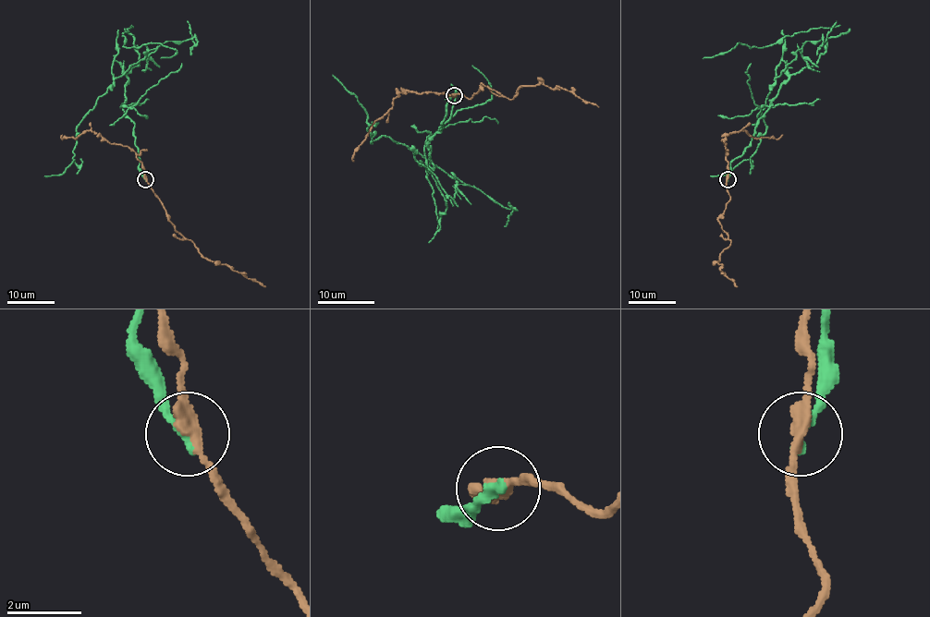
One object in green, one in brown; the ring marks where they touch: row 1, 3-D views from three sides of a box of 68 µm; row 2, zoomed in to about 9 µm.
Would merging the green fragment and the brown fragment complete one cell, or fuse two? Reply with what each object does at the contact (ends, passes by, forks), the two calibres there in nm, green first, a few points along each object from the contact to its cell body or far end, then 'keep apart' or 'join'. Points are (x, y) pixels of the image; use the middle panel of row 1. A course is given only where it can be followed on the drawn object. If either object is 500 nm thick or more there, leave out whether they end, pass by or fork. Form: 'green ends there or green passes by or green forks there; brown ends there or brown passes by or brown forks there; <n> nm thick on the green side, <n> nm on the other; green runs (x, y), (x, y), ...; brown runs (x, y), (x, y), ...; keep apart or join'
green ends there; brown passes by; 280 nm thick on the green side, 280 nm on the other; green runs (454, 95), (427, 142), (433, 167), (426, 167), (387, 136), (371, 142), (367, 112), (333, 74); brown runs (454, 95), (471, 98), (483, 84), (512, 100), (520, 87), (542, 84), (571, 91), (598, 106); keep apart

